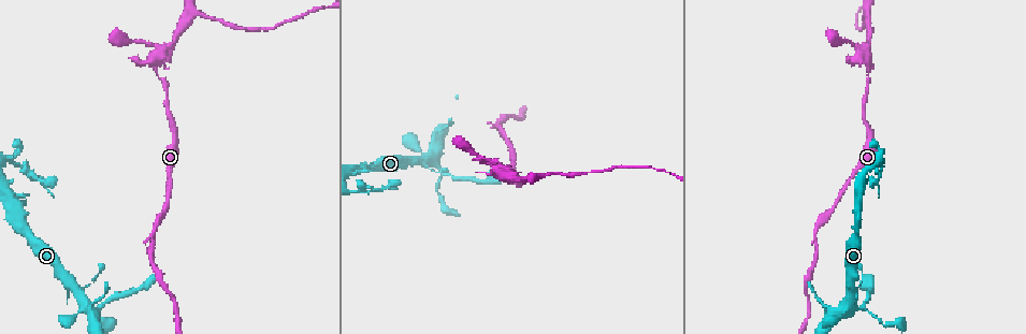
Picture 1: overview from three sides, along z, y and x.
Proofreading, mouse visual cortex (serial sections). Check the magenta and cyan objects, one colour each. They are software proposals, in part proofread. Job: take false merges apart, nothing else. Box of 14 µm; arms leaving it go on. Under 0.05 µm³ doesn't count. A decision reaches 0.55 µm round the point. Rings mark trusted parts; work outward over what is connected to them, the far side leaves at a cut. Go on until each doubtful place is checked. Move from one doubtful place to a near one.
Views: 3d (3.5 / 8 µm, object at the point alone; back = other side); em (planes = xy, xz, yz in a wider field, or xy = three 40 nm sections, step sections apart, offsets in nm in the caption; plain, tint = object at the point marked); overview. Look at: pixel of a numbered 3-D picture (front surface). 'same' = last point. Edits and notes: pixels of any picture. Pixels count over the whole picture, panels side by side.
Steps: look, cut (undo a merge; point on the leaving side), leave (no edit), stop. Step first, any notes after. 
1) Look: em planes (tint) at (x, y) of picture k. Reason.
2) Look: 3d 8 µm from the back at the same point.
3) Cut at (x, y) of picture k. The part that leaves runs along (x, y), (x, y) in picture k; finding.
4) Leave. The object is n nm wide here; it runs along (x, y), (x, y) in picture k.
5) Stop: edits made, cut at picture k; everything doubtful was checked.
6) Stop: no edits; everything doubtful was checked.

Look: 3d 3.5 µm at (866, 59) of picture 1. Four-way junction.

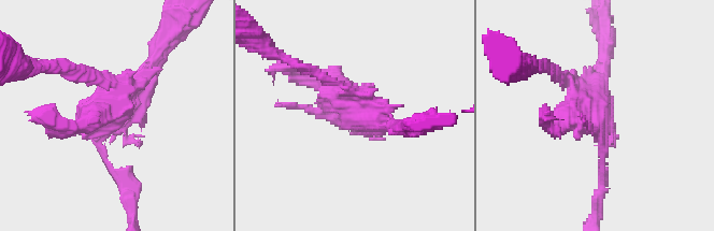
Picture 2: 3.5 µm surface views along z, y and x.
Leave. It runs along (119, 174), (100, 147), (103, 121), (156, 58) in picture 2; continuous, no second cell.

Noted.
Look: 3d 3.5 µm at (12, 159) of picture 1. A fork.

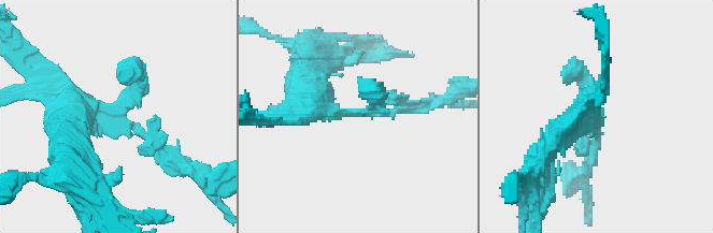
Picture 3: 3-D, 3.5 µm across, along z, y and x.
Look: em xy step 2 (tint) at (598, 116) of picture 3.

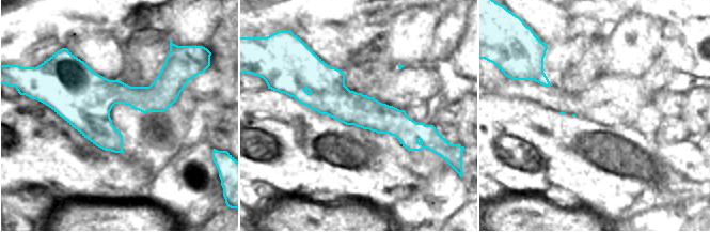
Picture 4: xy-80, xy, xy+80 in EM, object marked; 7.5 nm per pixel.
Leave. It runs along (292, 91), (324, 91), (427, 130) in picture 4; continuous, no second cell.

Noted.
Look: 3d 3.5 µm at (185, 21) of picture 1. Side arm on a straight run.

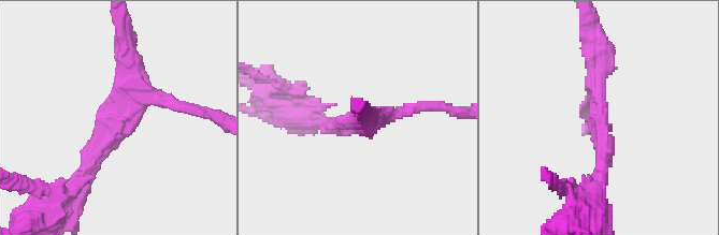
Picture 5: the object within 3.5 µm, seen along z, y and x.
Look: em planes (tint) at (595, 118) of picture 5. 3 arms meet here; the arms are 150, 200, 300 nm wide; need the tissue.

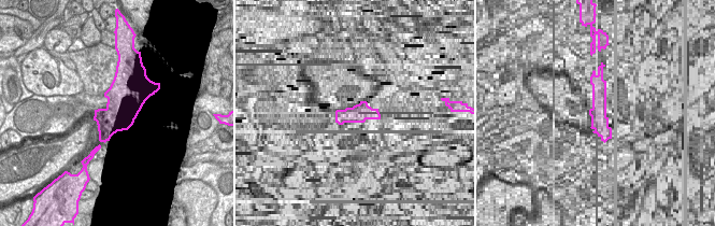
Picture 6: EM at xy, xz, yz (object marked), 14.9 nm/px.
Leave. It runs along (85, 180), (145, 98), (182, 107) in picture 5; one cell here.

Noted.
Stop: no edits; everything doubtful was checked.

